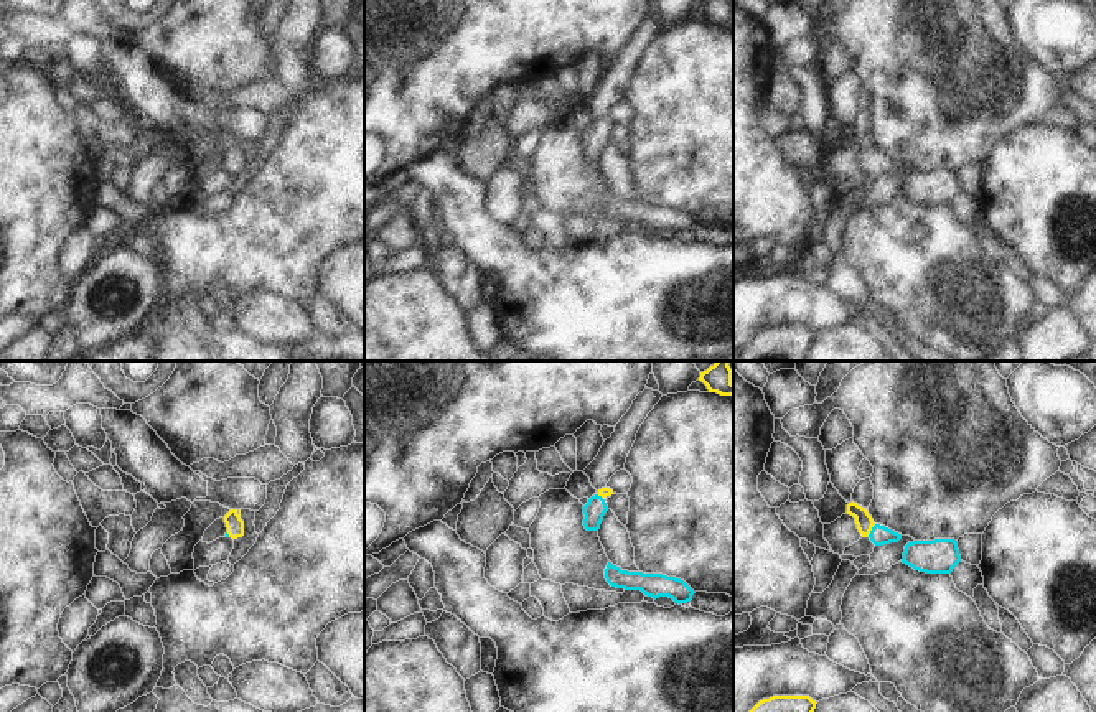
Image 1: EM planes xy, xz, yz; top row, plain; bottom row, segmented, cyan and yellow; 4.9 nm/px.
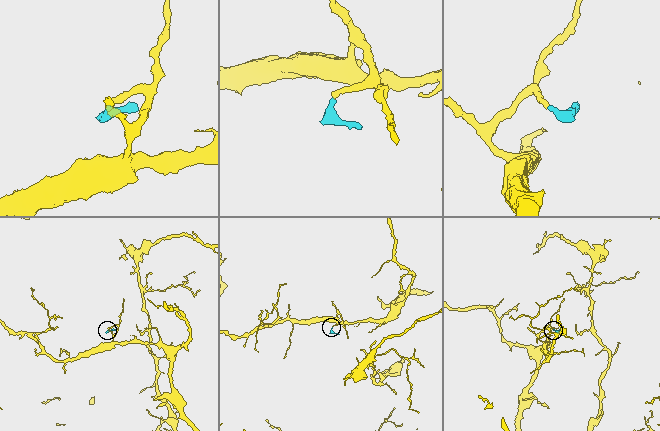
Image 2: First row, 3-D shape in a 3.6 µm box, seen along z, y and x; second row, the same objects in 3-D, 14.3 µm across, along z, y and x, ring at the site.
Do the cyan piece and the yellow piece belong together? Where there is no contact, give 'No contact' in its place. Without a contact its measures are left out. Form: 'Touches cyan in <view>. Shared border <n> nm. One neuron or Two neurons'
Touches cyan in yz. Shared border 80 nm. One neuron.

